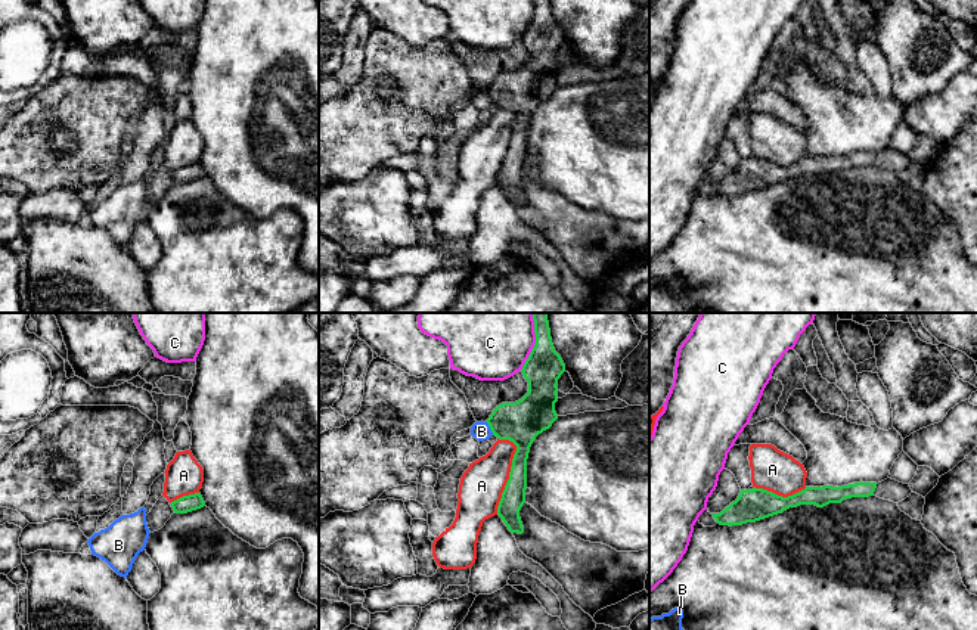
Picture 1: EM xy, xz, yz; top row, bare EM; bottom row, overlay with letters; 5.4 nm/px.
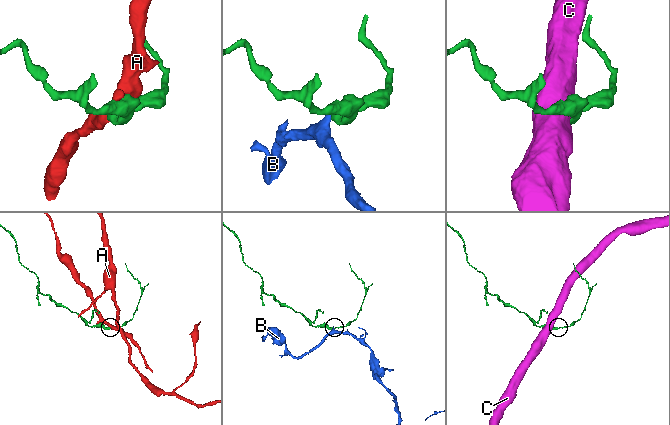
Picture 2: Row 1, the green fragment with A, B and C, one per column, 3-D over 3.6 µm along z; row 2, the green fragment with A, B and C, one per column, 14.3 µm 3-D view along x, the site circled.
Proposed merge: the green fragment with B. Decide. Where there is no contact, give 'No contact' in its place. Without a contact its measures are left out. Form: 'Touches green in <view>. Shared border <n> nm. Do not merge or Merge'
Touches green in xz. Shared border 90 nm. Do not merge

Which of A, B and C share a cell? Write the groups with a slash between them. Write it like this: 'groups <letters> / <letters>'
groups A / B / C

